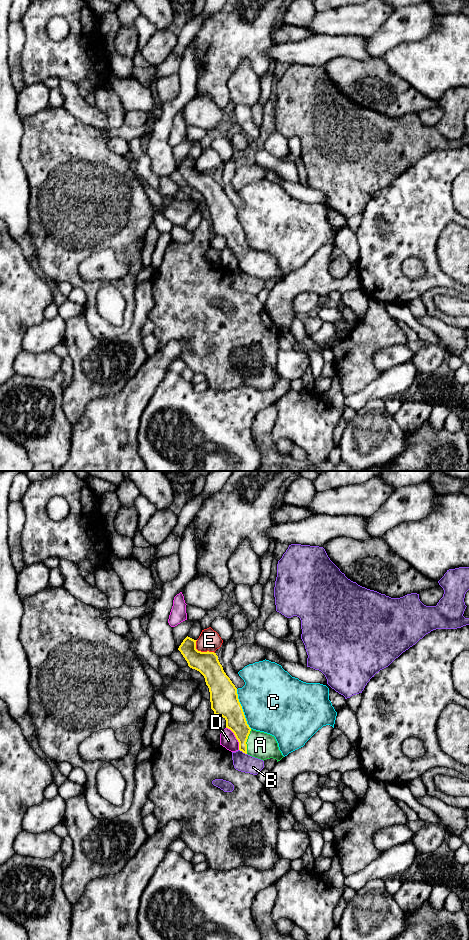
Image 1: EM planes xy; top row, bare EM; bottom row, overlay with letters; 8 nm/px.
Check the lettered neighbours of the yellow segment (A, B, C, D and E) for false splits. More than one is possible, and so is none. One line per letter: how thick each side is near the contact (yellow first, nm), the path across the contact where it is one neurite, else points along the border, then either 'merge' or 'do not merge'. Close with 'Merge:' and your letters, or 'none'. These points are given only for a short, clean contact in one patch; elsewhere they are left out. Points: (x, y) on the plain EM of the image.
A: 160 nm thick on the yellow side, 220 nm on the other; runs through xy (233, 233), (246, 261), (260, 265); merge
B: 160 nm thick on the yellow side, 150 nm on the other; border along xy (239, 269), (246, 274); do not merge
C: 220 nm thick on the yellow side, 500 nm on the other; border along xy (236, 209), (246, 243), (251, 248); do not merge
D: 180 nm thick on the yellow side, 130 nm on the other; do not merge
E: 190 nm thick on the yellow side, 180 nm on the other; do not merge
Merge: A

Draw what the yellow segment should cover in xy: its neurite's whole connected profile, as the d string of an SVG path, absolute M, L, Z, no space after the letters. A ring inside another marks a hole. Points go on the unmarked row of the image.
M187 156L178 170L188 186L204 196L210 212L211 229L215 235L226 240L226 248L234 253L239 262L239 270L263 281L270 278L280 281L284 276L275 257L249 247L238 219L237 208L224 192L218 176L214 172L198 171L196 161Z

